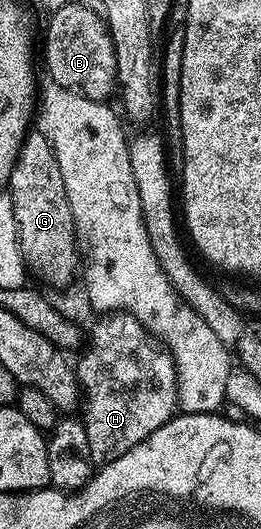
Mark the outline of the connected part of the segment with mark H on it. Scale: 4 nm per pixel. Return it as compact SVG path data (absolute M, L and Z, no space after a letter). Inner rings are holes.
M109 313L98 319L101 320L94 325L93 332L88 332L85 356L76 360L75 370L83 396L83 407L85 403L83 422L87 445L91 449L94 464L104 465L142 443L147 436L155 433L155 429L174 418L178 410L177 370L168 351L134 315Z

